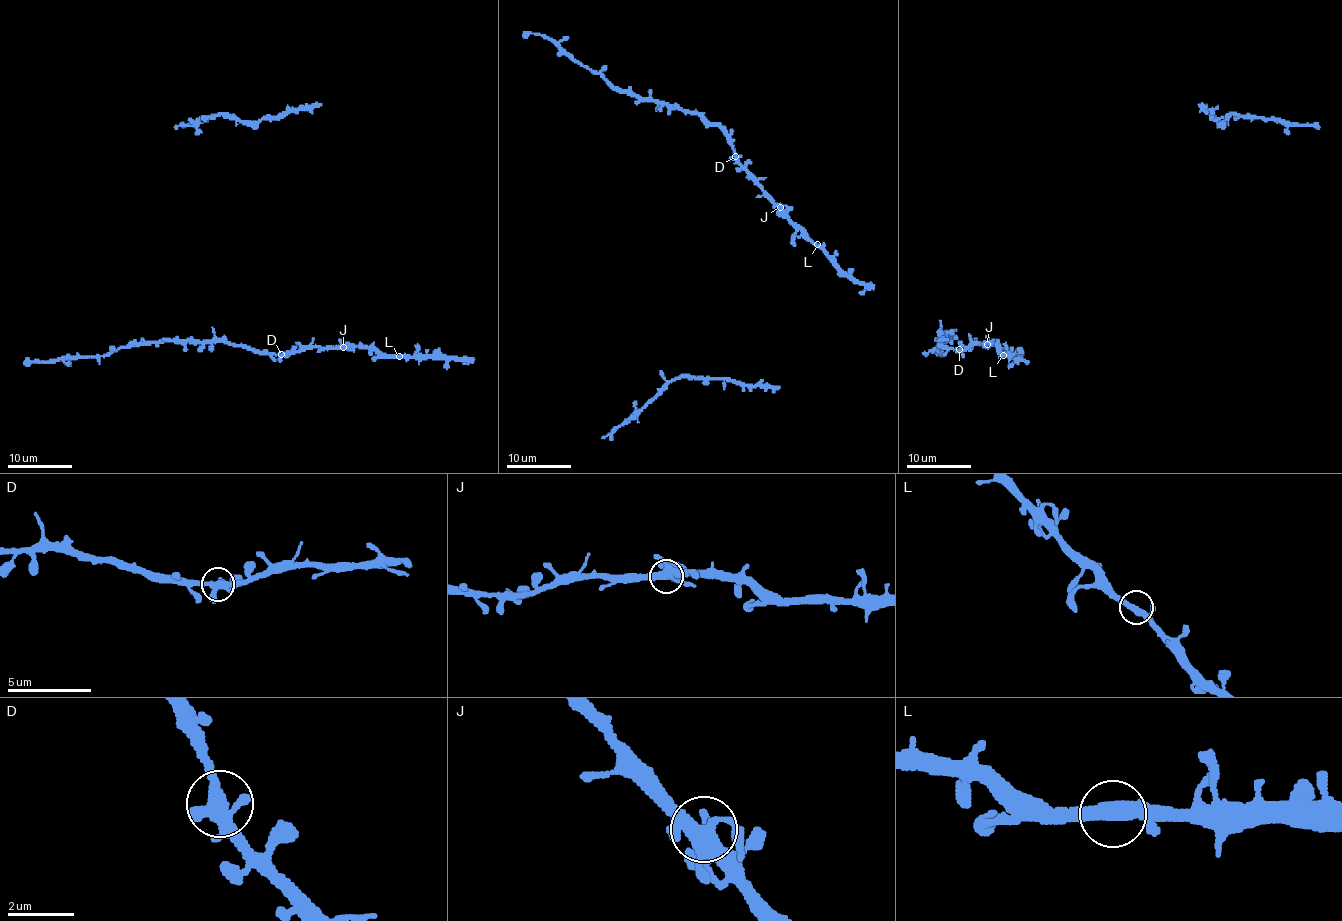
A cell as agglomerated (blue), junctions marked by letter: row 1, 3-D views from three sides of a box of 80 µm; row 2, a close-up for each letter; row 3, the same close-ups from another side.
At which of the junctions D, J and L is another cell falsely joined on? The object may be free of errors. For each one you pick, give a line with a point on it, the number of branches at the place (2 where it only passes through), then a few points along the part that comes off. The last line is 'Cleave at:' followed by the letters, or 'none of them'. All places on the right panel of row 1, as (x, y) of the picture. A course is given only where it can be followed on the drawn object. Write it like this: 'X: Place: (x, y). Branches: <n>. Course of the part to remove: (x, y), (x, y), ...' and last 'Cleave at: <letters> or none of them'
Cleave at: none of them

